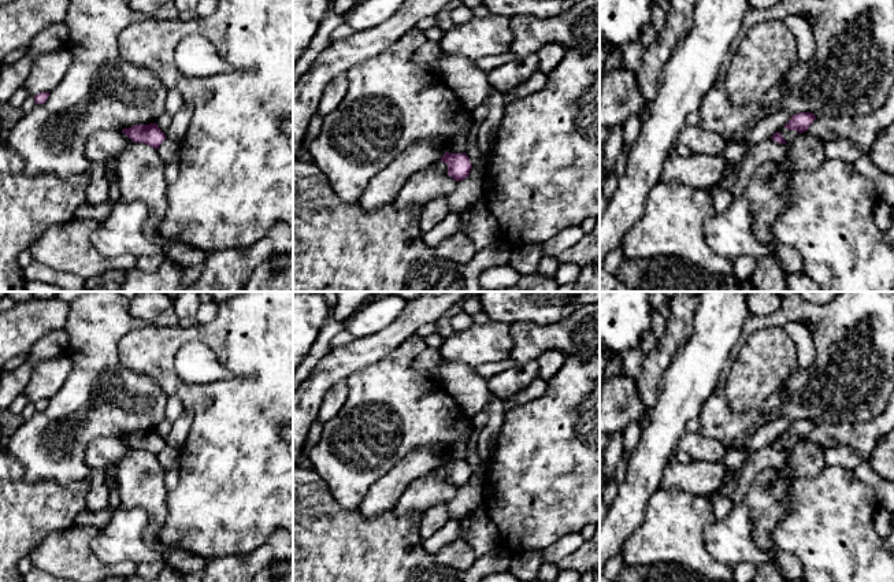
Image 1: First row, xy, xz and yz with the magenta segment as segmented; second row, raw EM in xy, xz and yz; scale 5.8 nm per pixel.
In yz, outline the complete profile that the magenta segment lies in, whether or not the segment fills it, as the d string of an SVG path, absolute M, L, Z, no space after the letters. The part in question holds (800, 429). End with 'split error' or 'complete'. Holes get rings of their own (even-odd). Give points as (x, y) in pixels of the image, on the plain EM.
M812 419L794 420L791 426L784 431L784 434L789 437L797 437L798 440L804 440L815 426L816 423Z; complete

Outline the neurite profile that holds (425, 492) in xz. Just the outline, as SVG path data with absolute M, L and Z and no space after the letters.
M438 467L416 478L398 498L394 511L397 515L413 512L426 514L438 503L448 503L455 497L457 488L448 482L446 470Z

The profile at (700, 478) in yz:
M675 457L667 464L660 482L661 489L680 489L705 497L723 486L724 463L697 461L683 464Z

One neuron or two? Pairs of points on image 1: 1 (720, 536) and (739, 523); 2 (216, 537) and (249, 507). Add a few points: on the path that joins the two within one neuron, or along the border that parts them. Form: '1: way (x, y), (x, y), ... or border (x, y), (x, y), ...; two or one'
1: way (724, 536), (735, 527); one
2: way (225, 532), (241, 515); one

